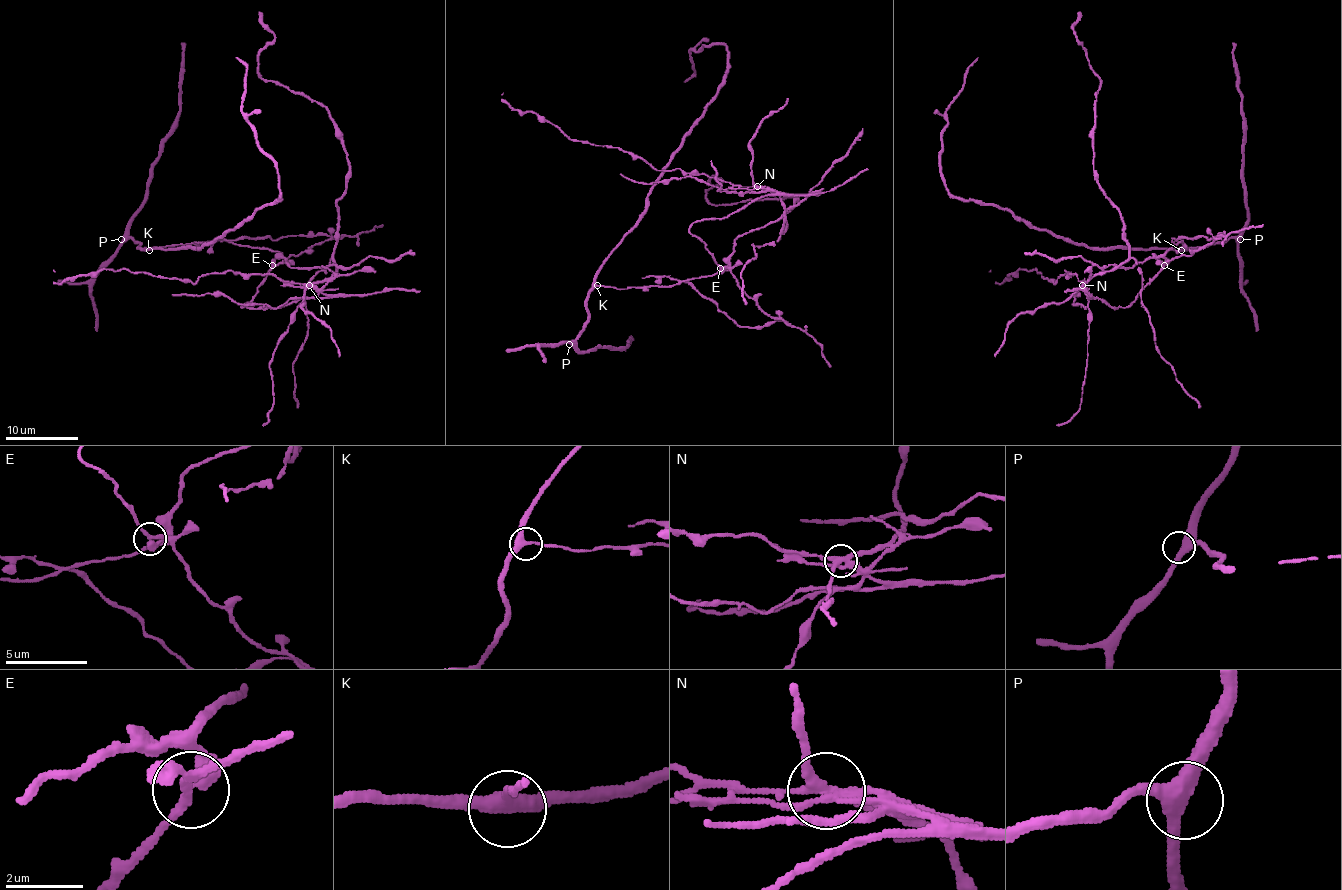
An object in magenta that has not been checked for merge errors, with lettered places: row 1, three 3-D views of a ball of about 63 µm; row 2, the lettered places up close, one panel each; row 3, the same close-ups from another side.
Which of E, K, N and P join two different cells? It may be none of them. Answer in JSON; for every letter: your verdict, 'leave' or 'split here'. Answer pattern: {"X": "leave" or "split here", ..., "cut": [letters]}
{"E": "split here", "K": "leave", "N": "split here", "P": "leave", "cut": ["E", "N"]}

